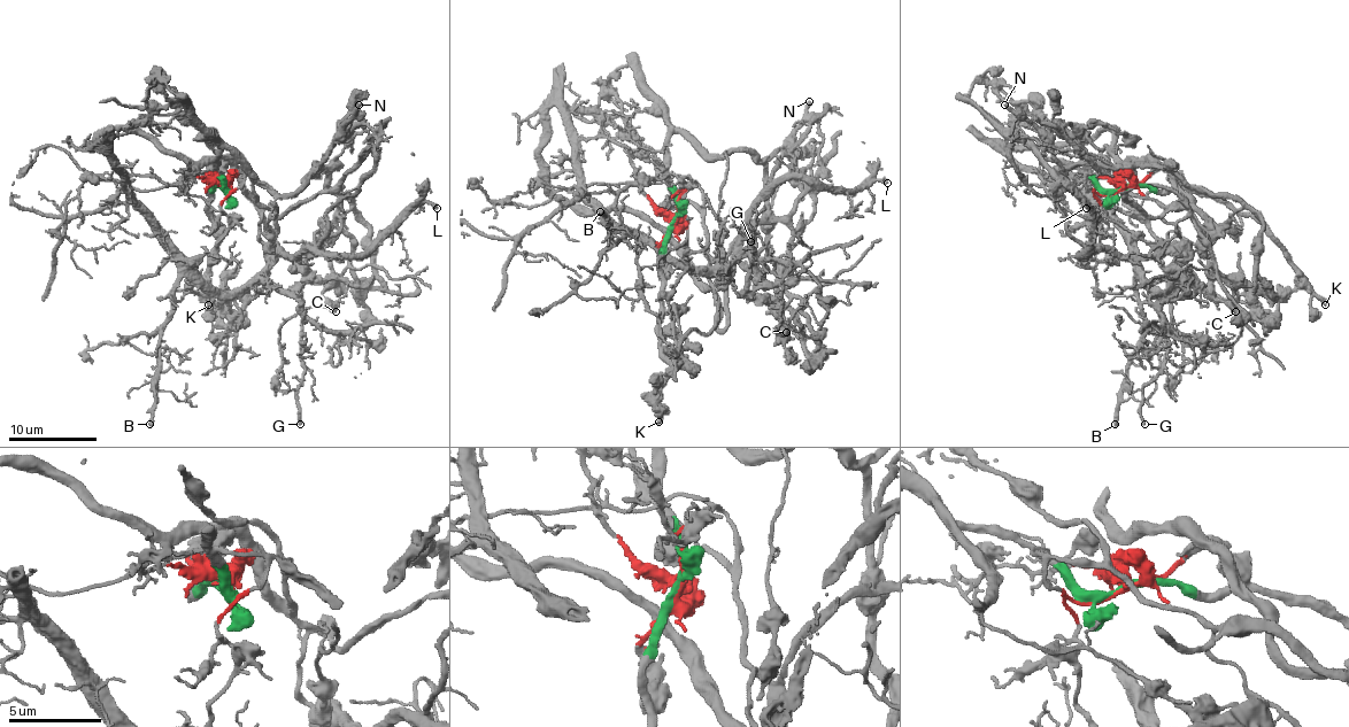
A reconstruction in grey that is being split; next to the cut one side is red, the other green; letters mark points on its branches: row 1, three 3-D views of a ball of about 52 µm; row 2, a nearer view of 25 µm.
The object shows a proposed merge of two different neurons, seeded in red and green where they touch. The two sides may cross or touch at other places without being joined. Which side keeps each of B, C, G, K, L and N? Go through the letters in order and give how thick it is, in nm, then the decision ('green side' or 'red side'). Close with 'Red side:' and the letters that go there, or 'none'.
B: 320 nm | red side
C: 440 nm | red side
G: 200 nm | red side
K: 360 nm | green side
L: 200 nm | red side
N: 280 nm | green side
Red side: B, C, G, L

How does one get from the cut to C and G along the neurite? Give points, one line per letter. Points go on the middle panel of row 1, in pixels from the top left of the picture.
C: (673, 219), (694, 182), (721, 263), (755, 226), (781, 222), (786, 289), (802, 303), (773, 330), (786, 332)
G: (673, 219), (694, 182), (702, 193), (714, 284), (716, 270), (749, 248), (752, 263), (752, 241)

